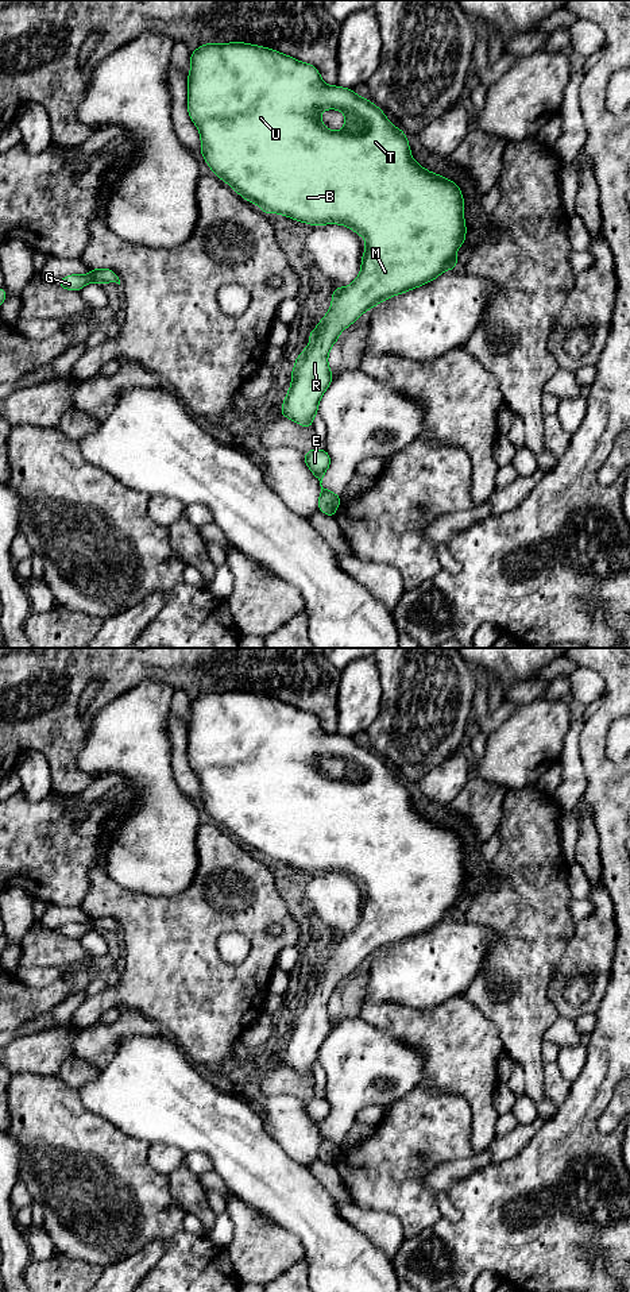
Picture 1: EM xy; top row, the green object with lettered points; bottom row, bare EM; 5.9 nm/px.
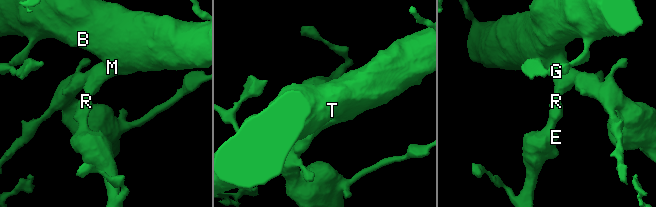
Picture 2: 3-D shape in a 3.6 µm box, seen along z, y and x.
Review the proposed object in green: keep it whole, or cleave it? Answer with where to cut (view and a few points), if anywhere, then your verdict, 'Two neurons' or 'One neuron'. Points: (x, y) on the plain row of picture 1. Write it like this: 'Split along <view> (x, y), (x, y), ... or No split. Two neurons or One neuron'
No split. One neuron

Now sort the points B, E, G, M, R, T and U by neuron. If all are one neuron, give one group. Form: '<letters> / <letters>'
B E G M R T U

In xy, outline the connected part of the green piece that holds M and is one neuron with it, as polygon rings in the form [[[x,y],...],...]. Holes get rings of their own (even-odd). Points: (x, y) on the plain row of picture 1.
[[[231,690],[225,693],[206,691],[201,693],[197,698],[192,699],[190,721],[188,724],[188,760],[192,770],[197,774],[201,784],[201,802],[212,819],[224,830],[231,833],[248,851],[255,851],[264,861],[281,861],[297,869],[306,872],[324,873],[324,872],[341,872],[353,878],[359,884],[366,887],[366,899],[362,903],[362,915],[359,925],[348,934],[332,937],[333,945],[328,961],[321,967],[313,980],[306,980],[310,984],[308,995],[298,1002],[291,1021],[291,1033],[286,1046],[281,1054],[283,1065],[293,1068],[304,1076],[313,1075],[313,1065],[318,1061],[318,1050],[324,1040],[332,1031],[333,1023],[328,1014],[328,1002],[335,990],[339,988],[340,980],[349,975],[352,971],[367,959],[372,957],[376,952],[393,945],[422,934],[441,921],[457,915],[456,900],[465,890],[465,869],[464,869],[464,848],[460,836],[453,829],[444,826],[436,821],[428,819],[420,814],[411,805],[407,784],[401,776],[394,775],[384,764],[383,759],[374,753],[368,747],[357,744],[352,737],[341,734],[331,734],[325,732],[316,714],[301,710],[282,702],[279,699],[243,691]],[[325,757],[340,757],[344,761],[345,771],[341,779],[331,779],[321,770],[321,760]]]

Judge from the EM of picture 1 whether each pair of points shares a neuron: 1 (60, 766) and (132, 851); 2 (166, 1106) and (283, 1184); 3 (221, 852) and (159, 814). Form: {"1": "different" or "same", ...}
{"1": "different", "2": "same", "3": "different"}

